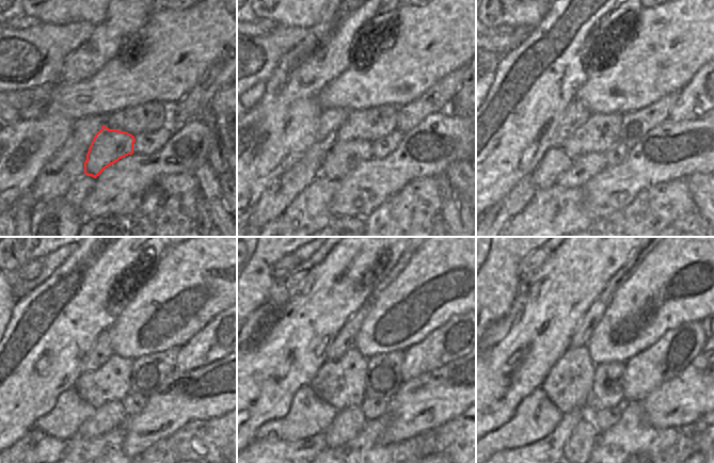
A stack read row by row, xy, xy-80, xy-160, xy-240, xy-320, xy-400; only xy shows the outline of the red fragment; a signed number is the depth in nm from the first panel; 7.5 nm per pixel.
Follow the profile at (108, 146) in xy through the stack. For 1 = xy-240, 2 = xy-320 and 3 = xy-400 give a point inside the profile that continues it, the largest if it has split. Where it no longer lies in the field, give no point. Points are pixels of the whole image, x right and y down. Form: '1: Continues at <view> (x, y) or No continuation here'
1: Continues at xy-240 (110, 416)
2: Continues at xy-320 (348, 424)
3: Continues at xy-400 (578, 447)

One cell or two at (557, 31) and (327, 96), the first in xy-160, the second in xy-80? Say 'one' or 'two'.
two

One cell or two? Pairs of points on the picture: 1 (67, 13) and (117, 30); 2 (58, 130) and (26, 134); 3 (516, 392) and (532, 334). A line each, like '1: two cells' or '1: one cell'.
1: two cells
2: one cell
3: one cell

